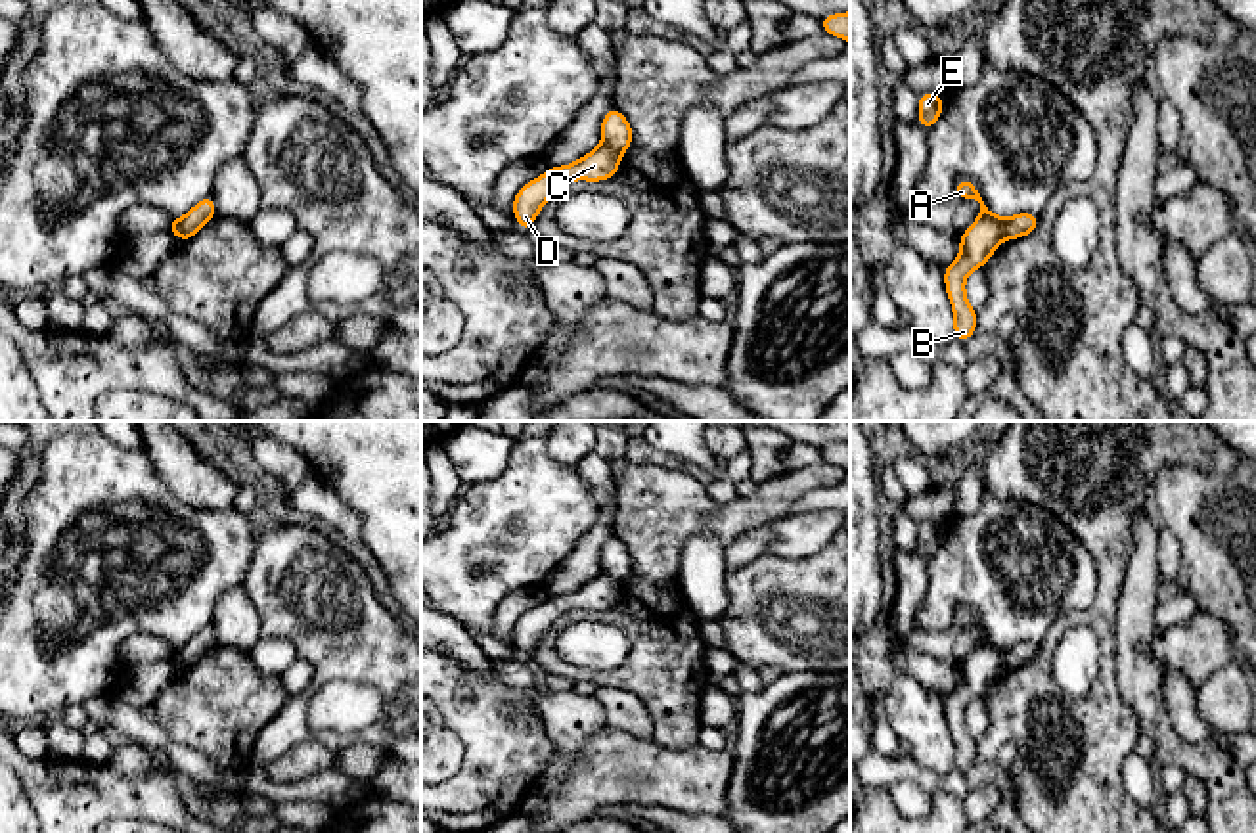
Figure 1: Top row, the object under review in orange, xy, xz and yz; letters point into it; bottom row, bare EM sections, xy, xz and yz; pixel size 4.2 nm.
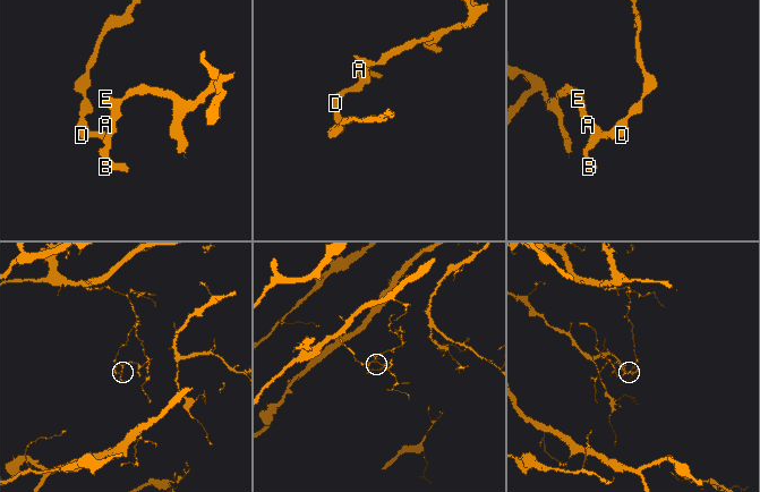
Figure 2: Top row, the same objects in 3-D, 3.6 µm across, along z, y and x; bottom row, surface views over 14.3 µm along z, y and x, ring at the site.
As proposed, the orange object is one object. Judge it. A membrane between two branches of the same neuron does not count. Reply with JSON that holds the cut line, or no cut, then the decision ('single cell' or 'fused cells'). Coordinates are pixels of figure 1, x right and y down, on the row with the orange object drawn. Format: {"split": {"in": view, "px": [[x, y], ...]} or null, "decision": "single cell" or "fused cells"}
{"split": {"in": "yz", "px": [[1004, 219], [1006, 238]]}, "decision": "fused cells"}

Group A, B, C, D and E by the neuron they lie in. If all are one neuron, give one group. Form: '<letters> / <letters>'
A B E / C D

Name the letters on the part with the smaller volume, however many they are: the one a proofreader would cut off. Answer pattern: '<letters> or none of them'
A, B, E

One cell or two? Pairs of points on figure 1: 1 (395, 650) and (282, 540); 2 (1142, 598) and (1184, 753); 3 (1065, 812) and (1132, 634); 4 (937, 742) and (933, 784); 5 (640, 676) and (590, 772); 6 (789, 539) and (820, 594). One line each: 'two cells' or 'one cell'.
1: one cell
2: one cell
3: two cells
4: two cells
5: two cells
6: two cells

